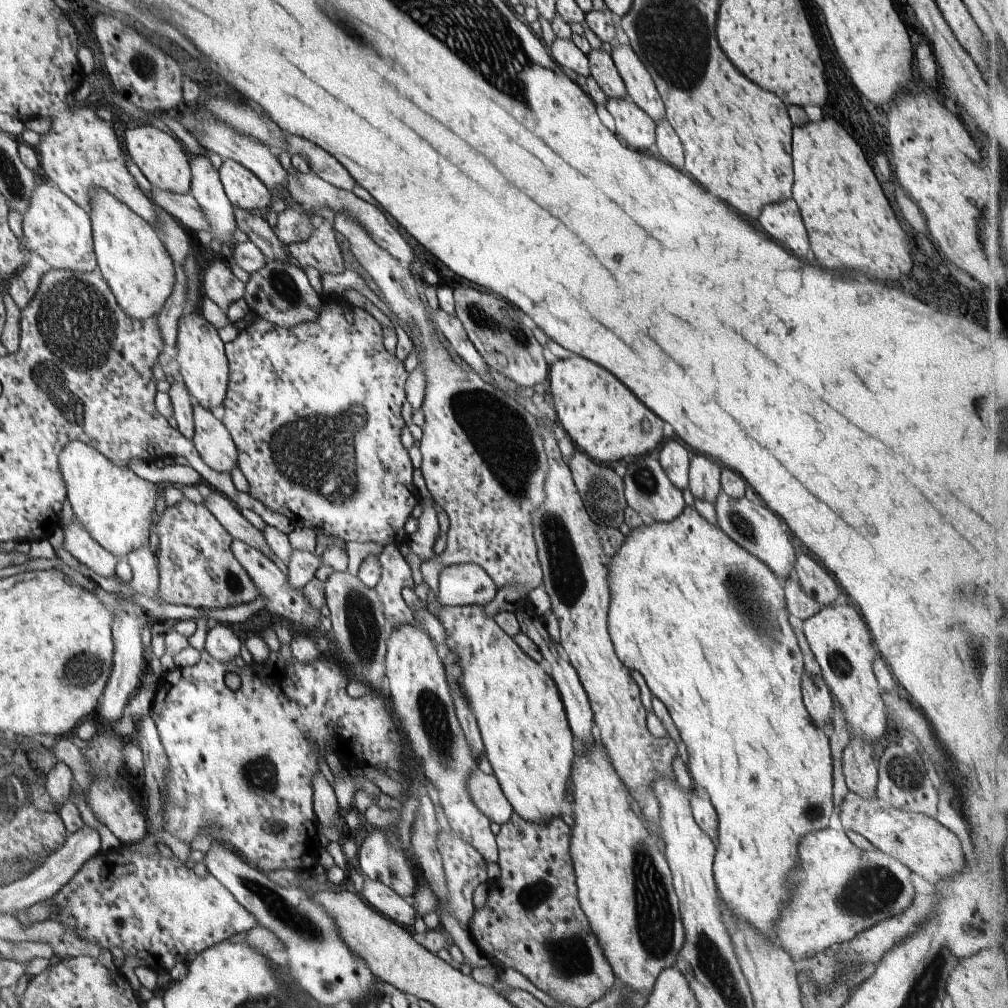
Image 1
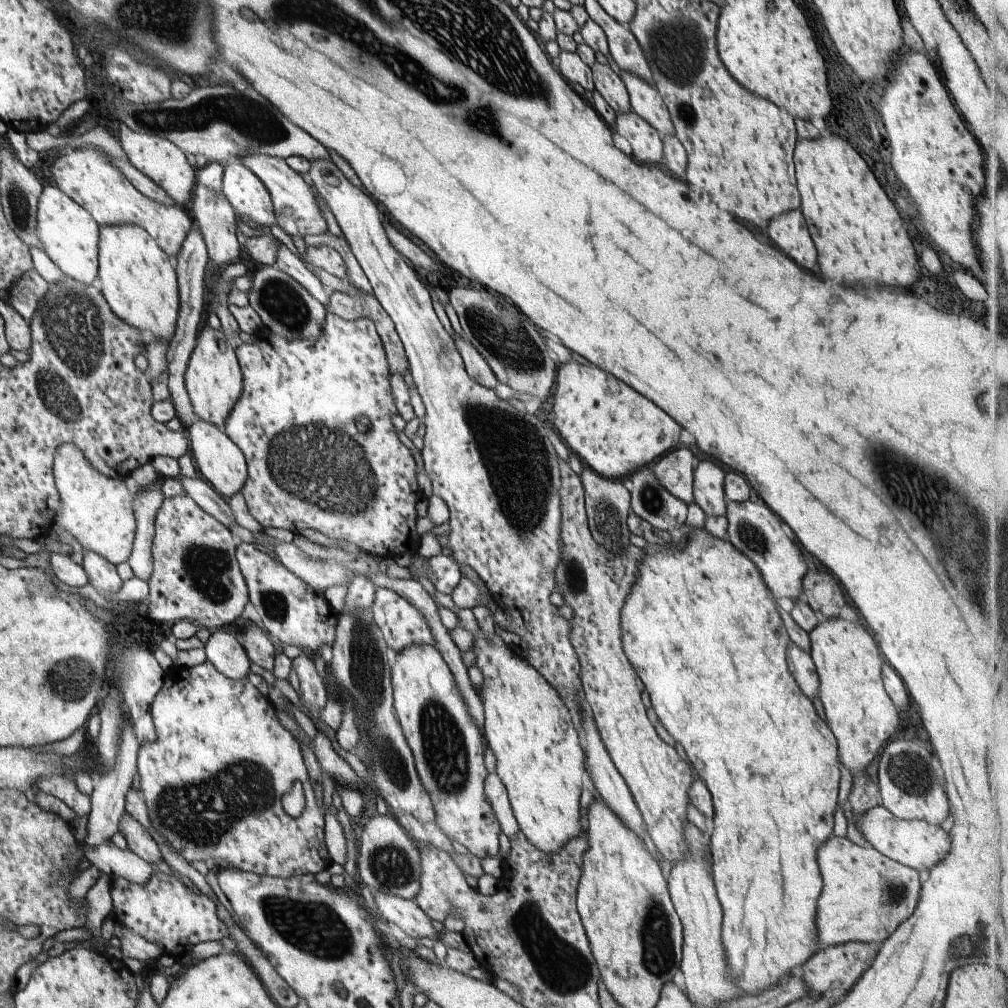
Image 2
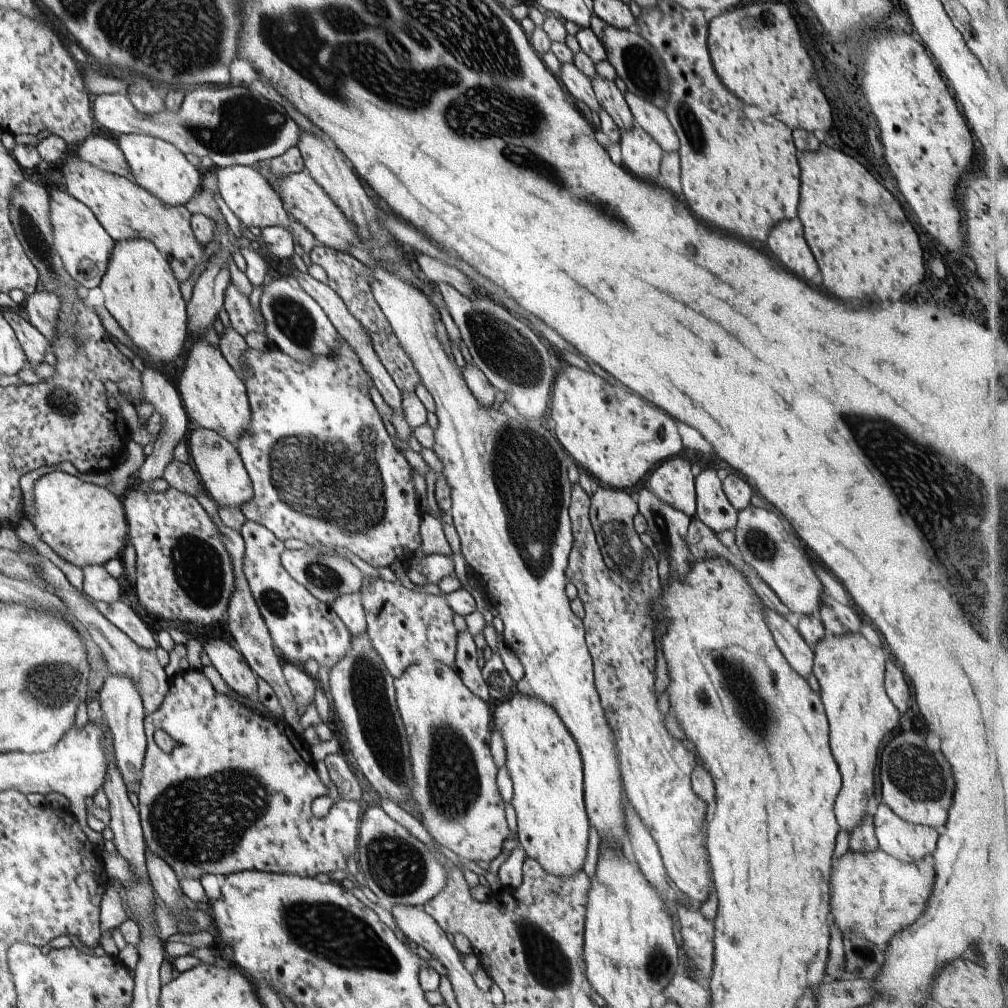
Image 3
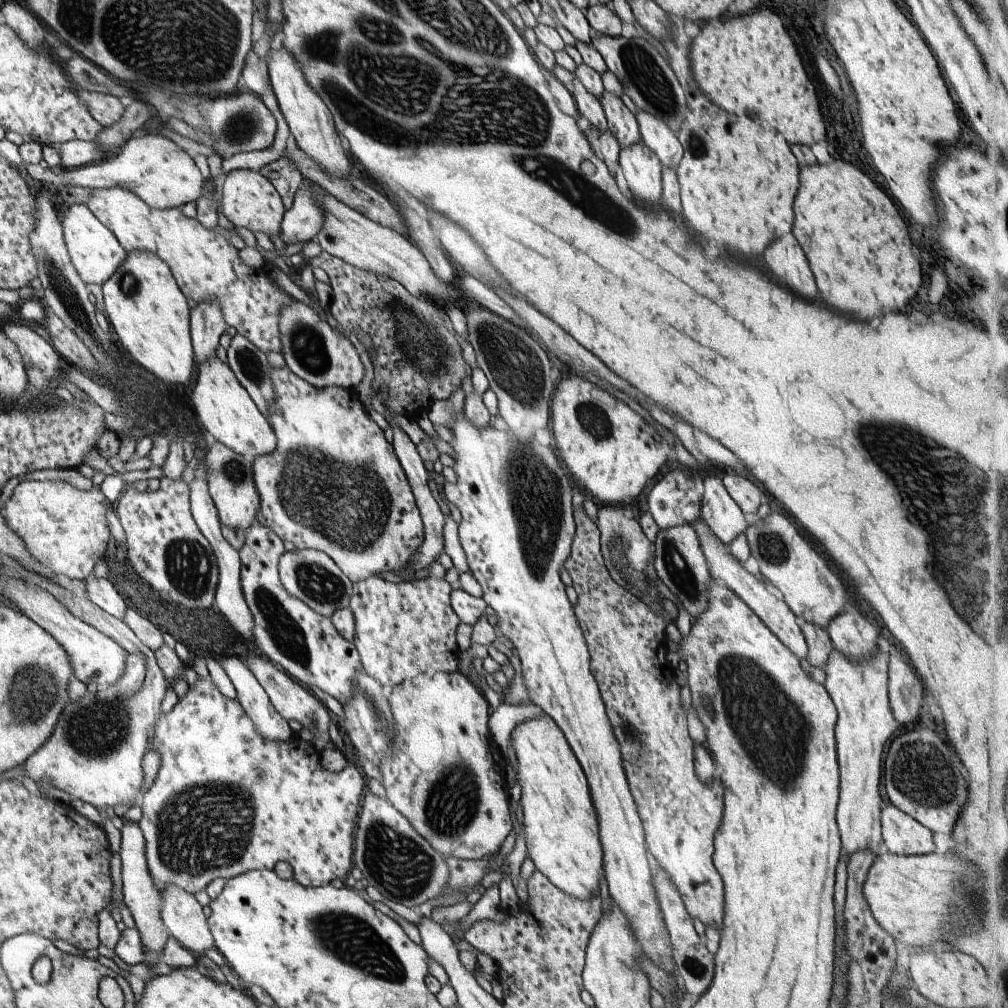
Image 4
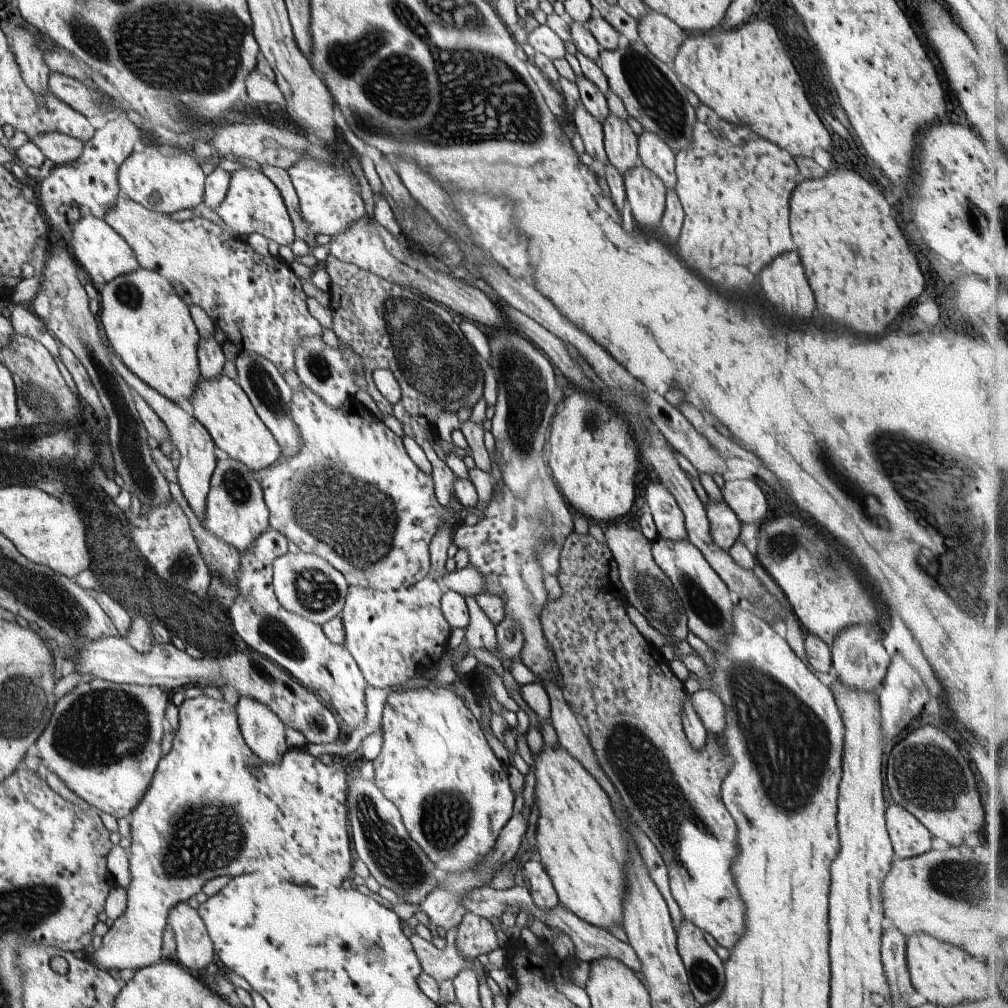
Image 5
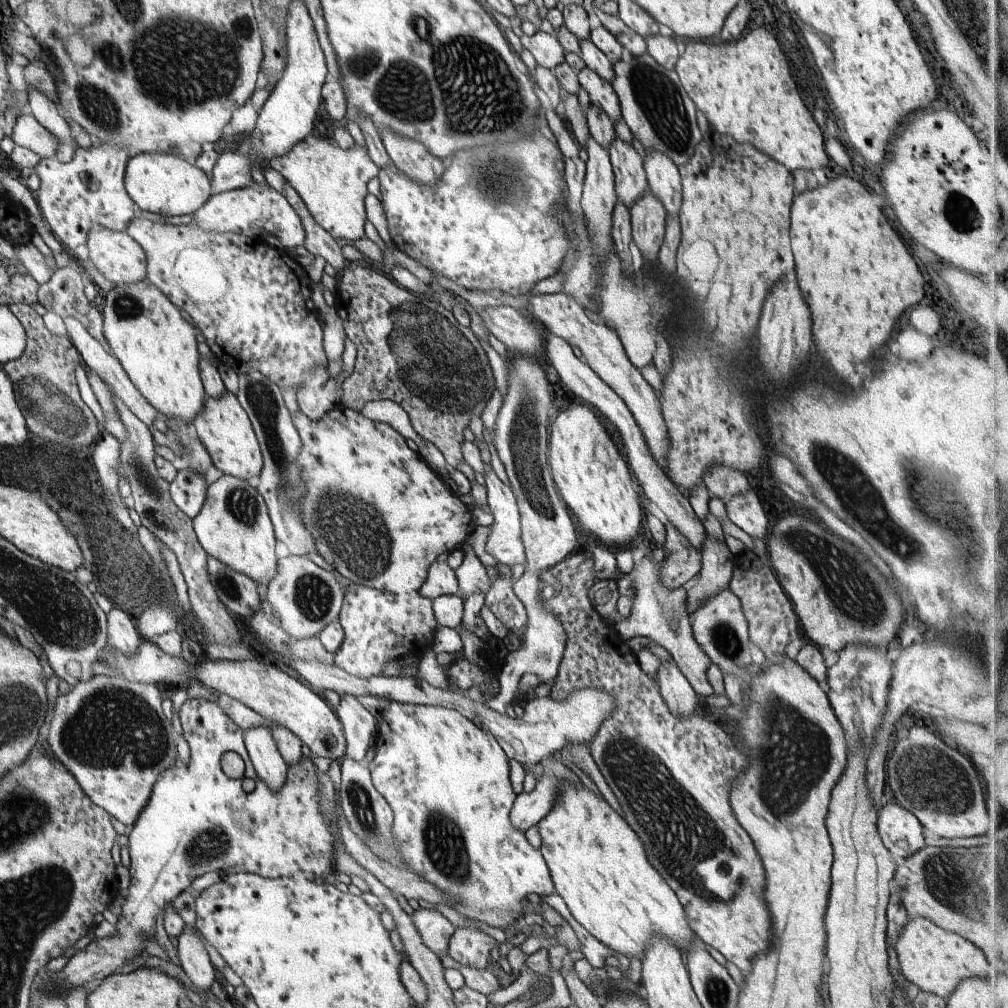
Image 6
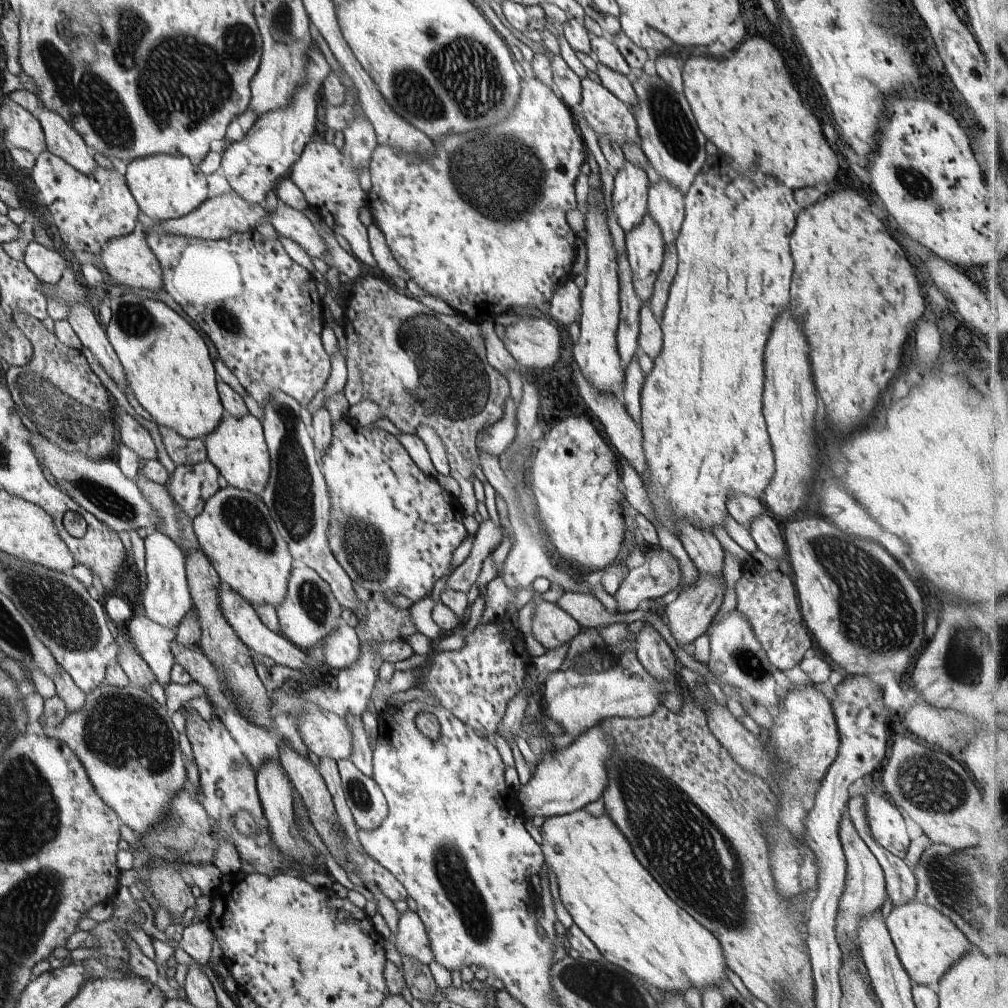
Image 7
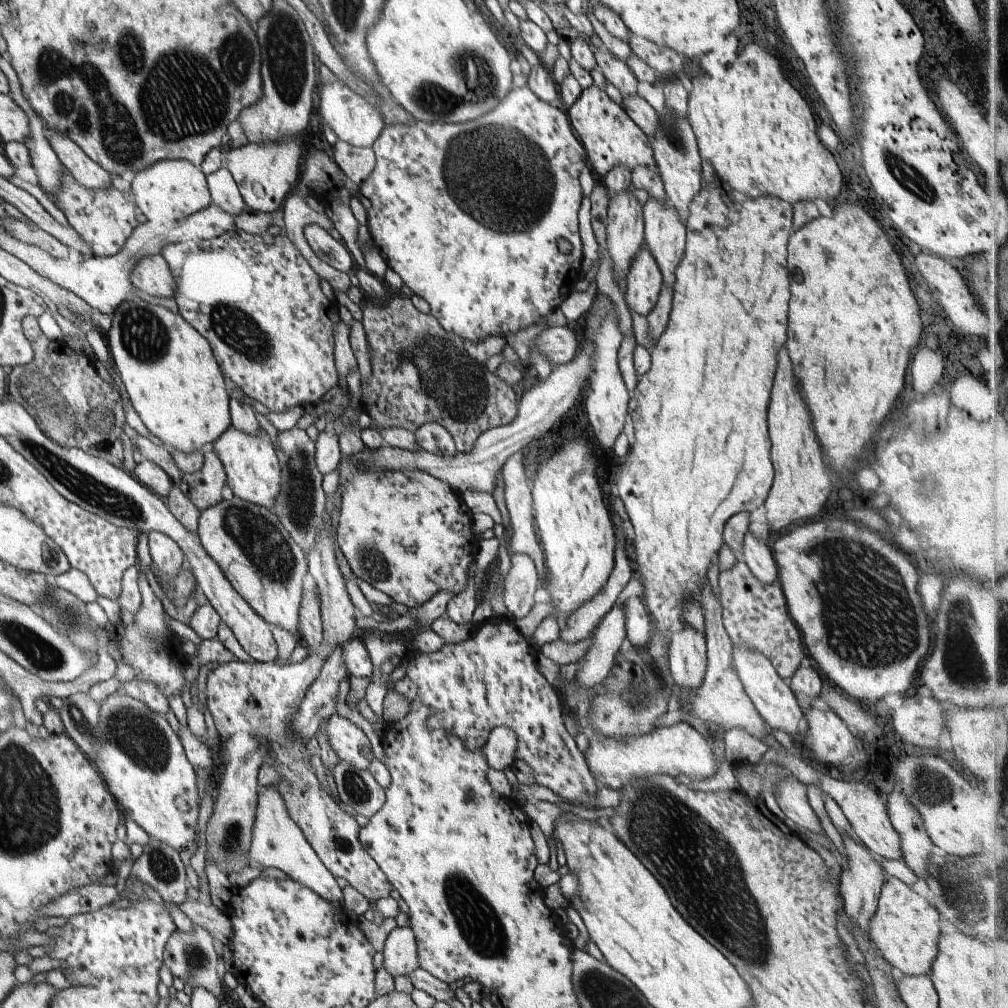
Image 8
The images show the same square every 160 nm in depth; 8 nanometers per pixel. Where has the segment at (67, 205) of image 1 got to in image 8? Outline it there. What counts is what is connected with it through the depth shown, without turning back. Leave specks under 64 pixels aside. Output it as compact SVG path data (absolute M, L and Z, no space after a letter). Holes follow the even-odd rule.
M160 252L146 254L138 259L131 272L131 281L134 287L150 296L174 297L174 277Z

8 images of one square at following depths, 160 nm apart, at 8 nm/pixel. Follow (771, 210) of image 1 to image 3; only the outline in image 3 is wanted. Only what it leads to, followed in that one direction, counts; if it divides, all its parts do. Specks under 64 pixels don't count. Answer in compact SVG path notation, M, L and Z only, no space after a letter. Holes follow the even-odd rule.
M794 215L788 216L770 230L768 248L772 254L794 272L800 272L806 280L812 280L814 286L822 286L822 274L804 240L804 229L801 220Z

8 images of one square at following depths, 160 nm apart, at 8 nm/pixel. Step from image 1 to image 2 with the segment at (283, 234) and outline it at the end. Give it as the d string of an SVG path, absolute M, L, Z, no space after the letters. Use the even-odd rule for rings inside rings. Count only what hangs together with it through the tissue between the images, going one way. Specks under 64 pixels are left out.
M254 153L241 156L238 160L244 166L247 166L268 189L274 205L276 224L291 237L300 256L304 258L307 249L304 237L307 234L324 234L328 232L326 220L322 215L321 208L318 206L316 196L310 190L312 185L307 185L301 174L292 170L290 165L286 164L286 159Z

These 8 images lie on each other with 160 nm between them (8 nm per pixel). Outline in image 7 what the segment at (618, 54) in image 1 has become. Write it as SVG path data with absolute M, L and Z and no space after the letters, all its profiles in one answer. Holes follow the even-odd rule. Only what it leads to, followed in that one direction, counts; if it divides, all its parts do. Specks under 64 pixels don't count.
M660 179L660 182L649 187L647 213L658 224L665 248L678 240L685 216L683 196L676 186L670 186L666 180Z

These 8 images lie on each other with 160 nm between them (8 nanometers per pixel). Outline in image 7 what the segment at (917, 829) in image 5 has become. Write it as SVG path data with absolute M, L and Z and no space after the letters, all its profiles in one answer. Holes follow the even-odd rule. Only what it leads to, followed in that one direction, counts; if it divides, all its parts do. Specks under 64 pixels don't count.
M864 794L864 804L866 820L874 840L893 856L904 861L911 841L900 810L892 806L886 798L882 798L882 795Z

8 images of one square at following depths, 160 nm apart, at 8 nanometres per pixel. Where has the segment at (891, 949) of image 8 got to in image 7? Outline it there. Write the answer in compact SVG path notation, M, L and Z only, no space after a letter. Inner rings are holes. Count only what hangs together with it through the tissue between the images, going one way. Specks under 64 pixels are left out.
M910 900L906 904L898 904L892 908L885 926L894 944L898 960L906 970L911 983L924 984L934 990L942 974L973 948L966 936L956 928L954 922L947 918L946 914L918 900Z

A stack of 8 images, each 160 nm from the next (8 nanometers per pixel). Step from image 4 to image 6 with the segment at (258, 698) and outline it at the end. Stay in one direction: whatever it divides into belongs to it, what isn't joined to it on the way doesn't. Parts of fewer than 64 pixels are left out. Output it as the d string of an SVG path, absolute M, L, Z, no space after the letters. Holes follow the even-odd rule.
M262 726L247 728L243 739L257 776L278 793L285 785L289 766L276 746L273 732Z

